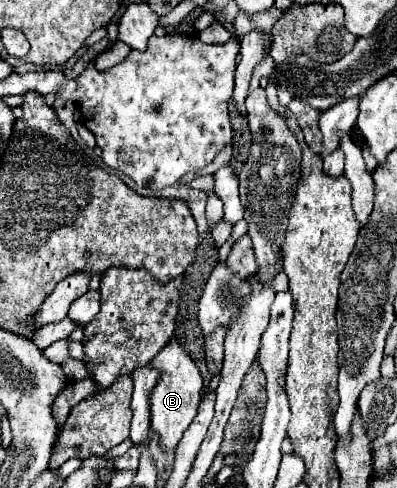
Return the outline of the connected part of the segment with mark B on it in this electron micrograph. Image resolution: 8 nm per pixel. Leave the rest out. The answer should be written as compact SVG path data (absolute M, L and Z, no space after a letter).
M172 338L170 344L154 356L152 368L156 368L156 372L160 372L160 384L156 384L156 388L152 388L152 396L148 396L152 428L158 432L164 448L176 448L184 430L194 420L198 404L202 400L200 398L200 390L204 386L202 376L194 364L194 360L184 352L184 348L180 346L180 342L176 338Z

